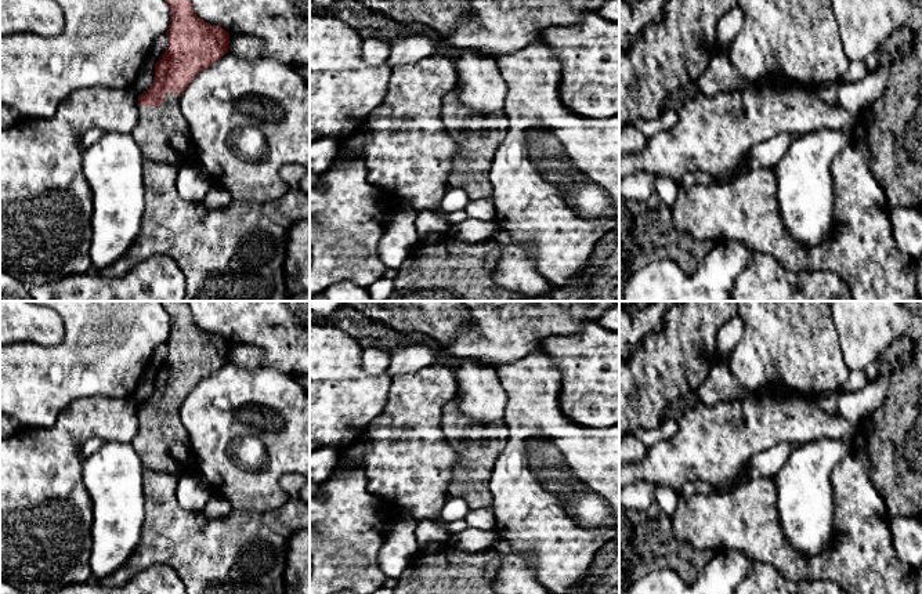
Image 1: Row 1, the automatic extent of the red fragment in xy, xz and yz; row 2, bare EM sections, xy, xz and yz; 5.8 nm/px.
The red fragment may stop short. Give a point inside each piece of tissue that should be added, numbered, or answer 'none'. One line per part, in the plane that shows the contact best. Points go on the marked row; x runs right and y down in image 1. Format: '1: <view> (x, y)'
1: xy (156, 126)

